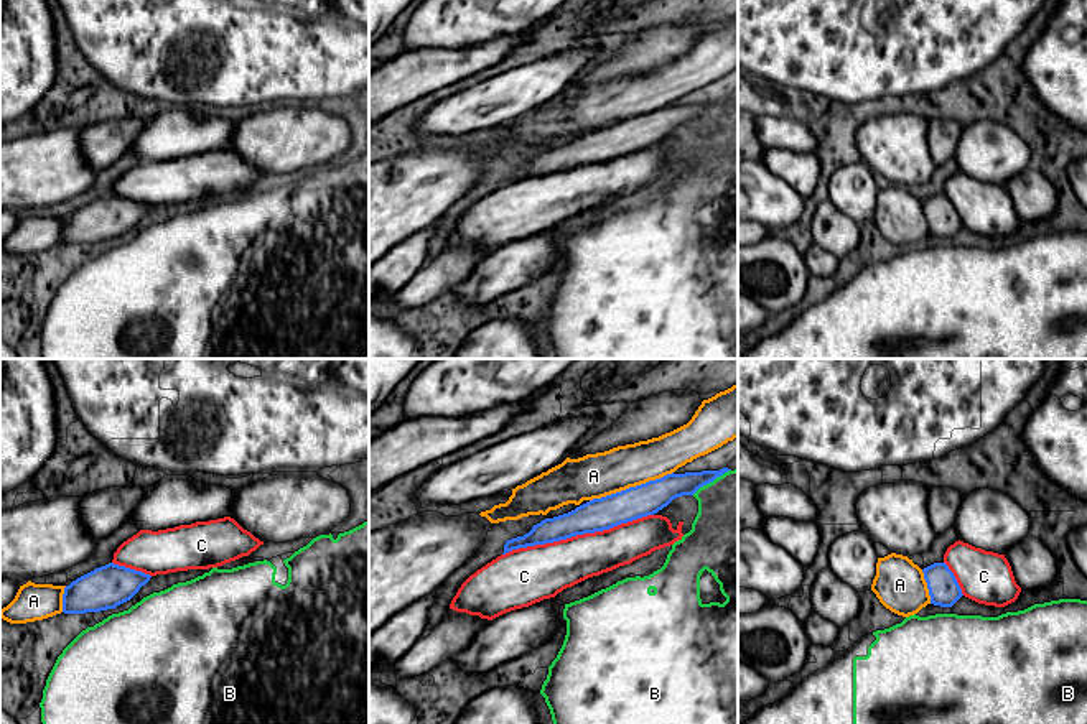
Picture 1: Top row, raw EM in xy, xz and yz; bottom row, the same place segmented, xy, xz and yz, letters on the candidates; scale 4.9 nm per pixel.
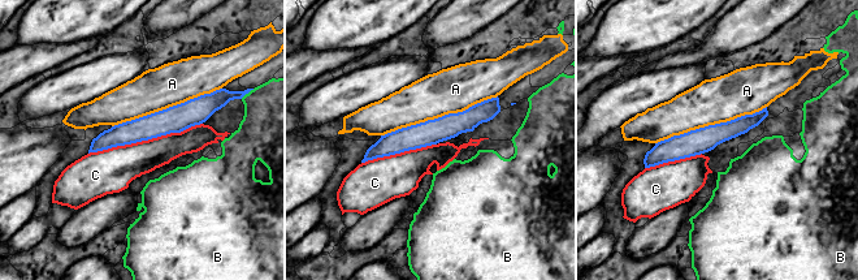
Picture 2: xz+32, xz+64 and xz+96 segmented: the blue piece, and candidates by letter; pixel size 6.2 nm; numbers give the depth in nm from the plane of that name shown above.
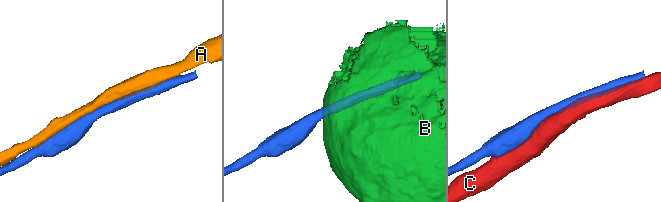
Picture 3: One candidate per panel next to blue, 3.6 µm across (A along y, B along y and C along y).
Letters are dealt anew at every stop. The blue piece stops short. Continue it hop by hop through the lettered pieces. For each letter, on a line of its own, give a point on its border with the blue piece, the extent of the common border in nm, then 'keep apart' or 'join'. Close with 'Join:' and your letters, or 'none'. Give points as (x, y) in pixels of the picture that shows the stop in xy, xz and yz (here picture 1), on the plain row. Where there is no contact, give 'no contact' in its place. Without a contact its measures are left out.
A: contact xz (631, 119); length 440 nm; keep apart
B: contact xz (710, 112); length 220 nm; keep apart
C: contact xz (577, 165); length 750 nm; keep apart
Join: none

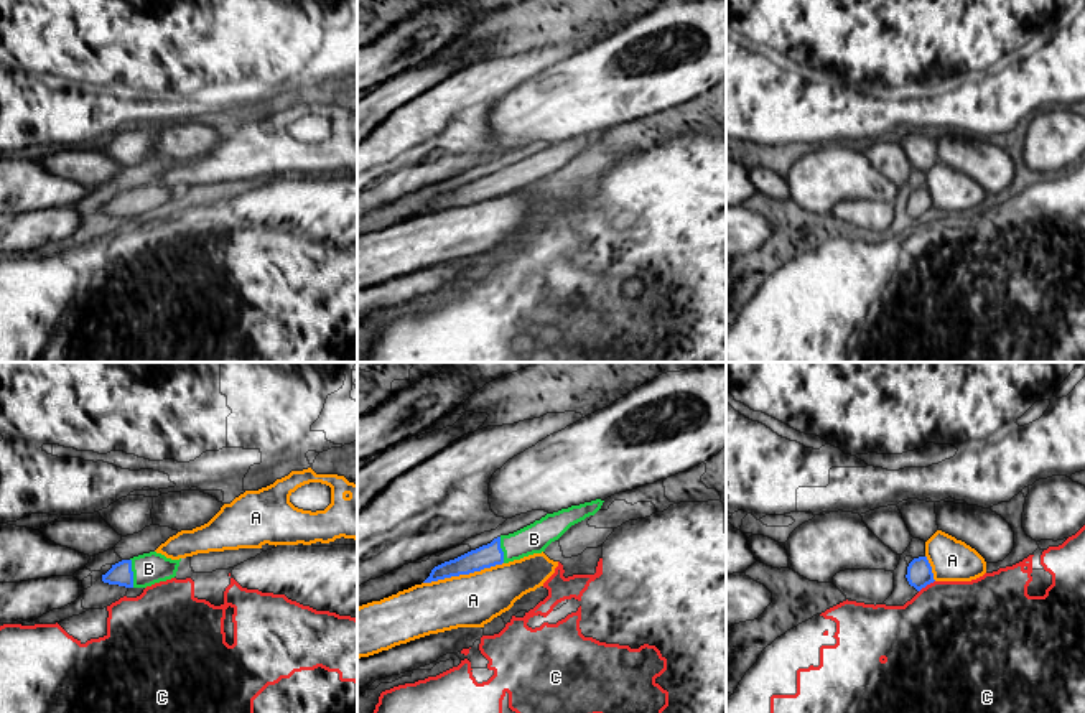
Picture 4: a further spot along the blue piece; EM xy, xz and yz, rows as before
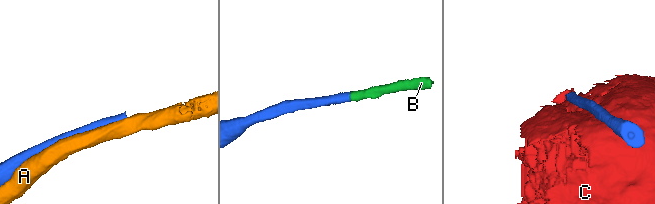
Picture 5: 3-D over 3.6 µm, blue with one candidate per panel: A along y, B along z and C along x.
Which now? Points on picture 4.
A: contact xz (463, 205); length 400 nm; keep apart
B: contact xy (132, 205); length 140 nm; join
C: contact yz (926, 216); length 100 nm; keep apart
Join: B

